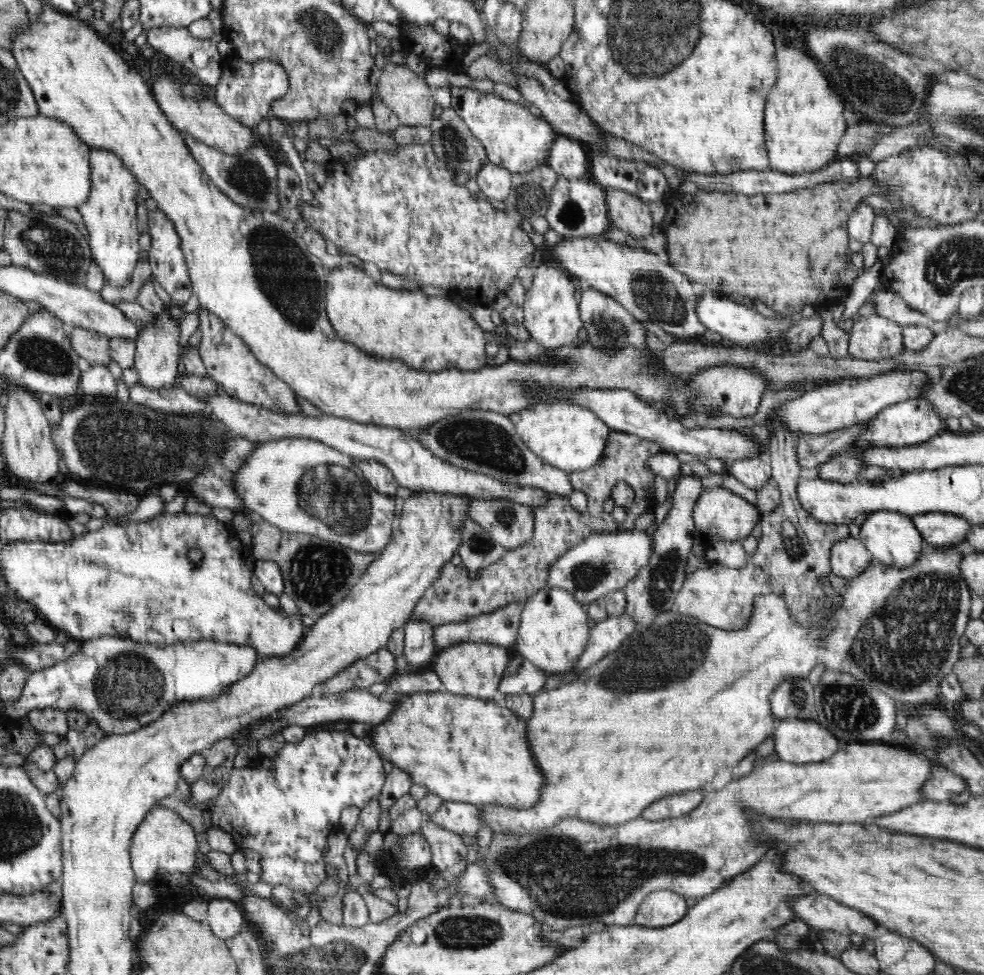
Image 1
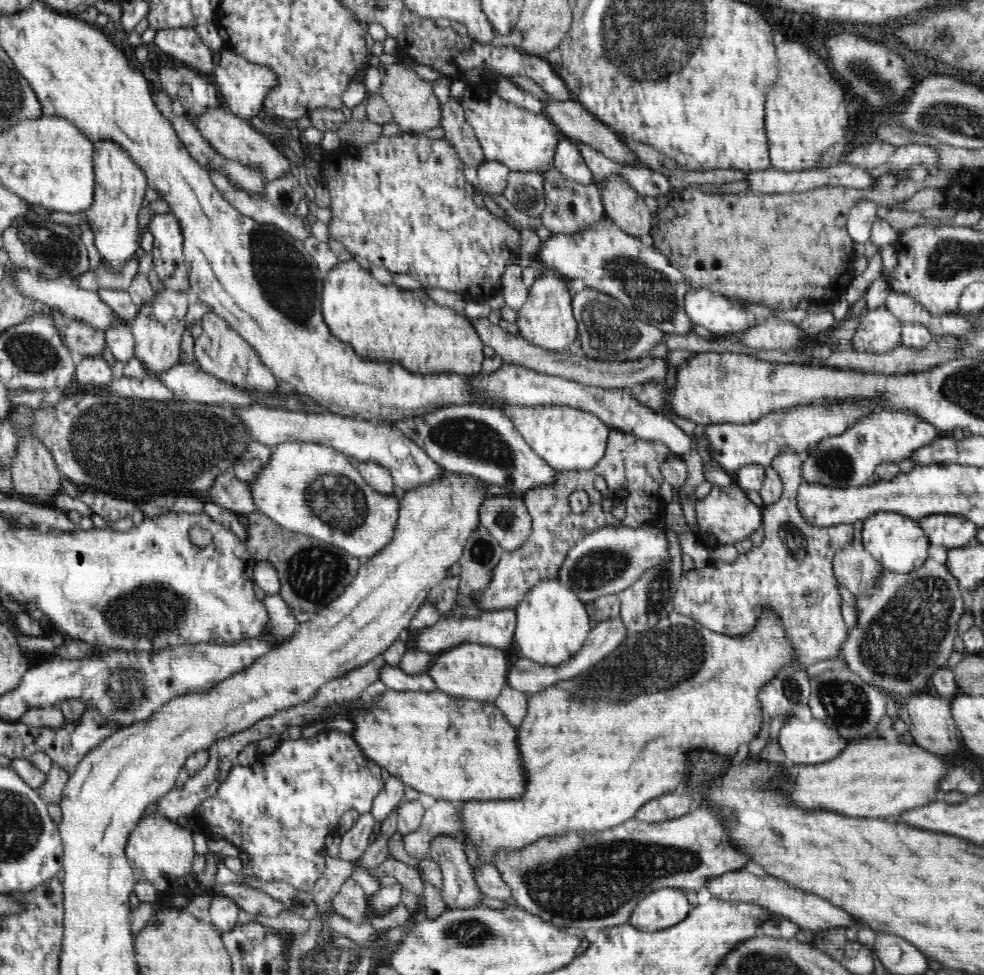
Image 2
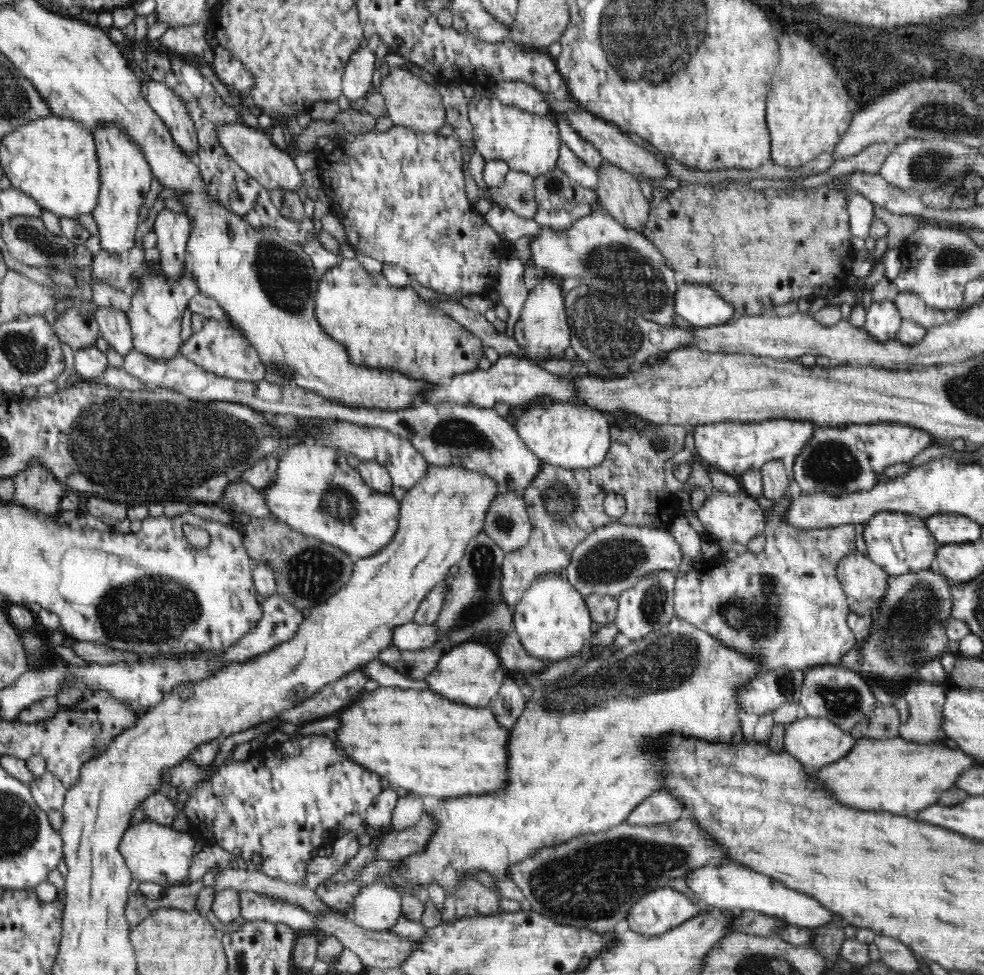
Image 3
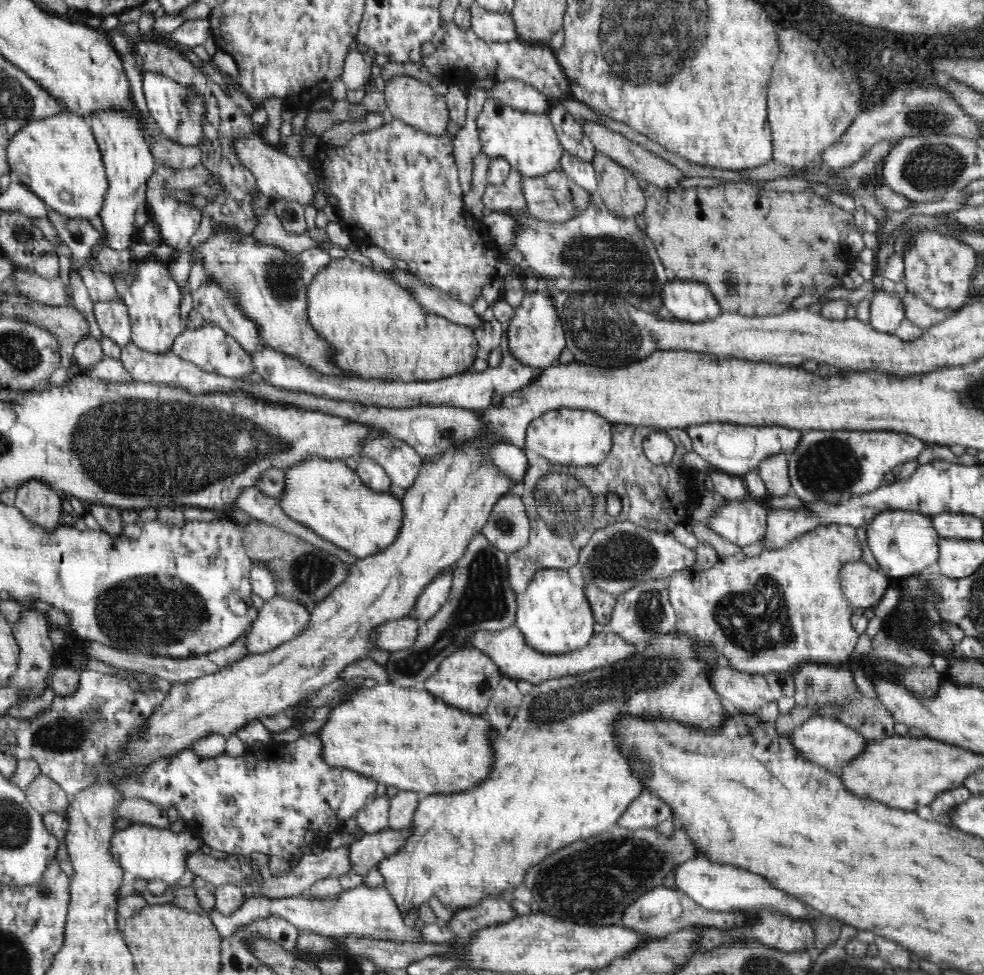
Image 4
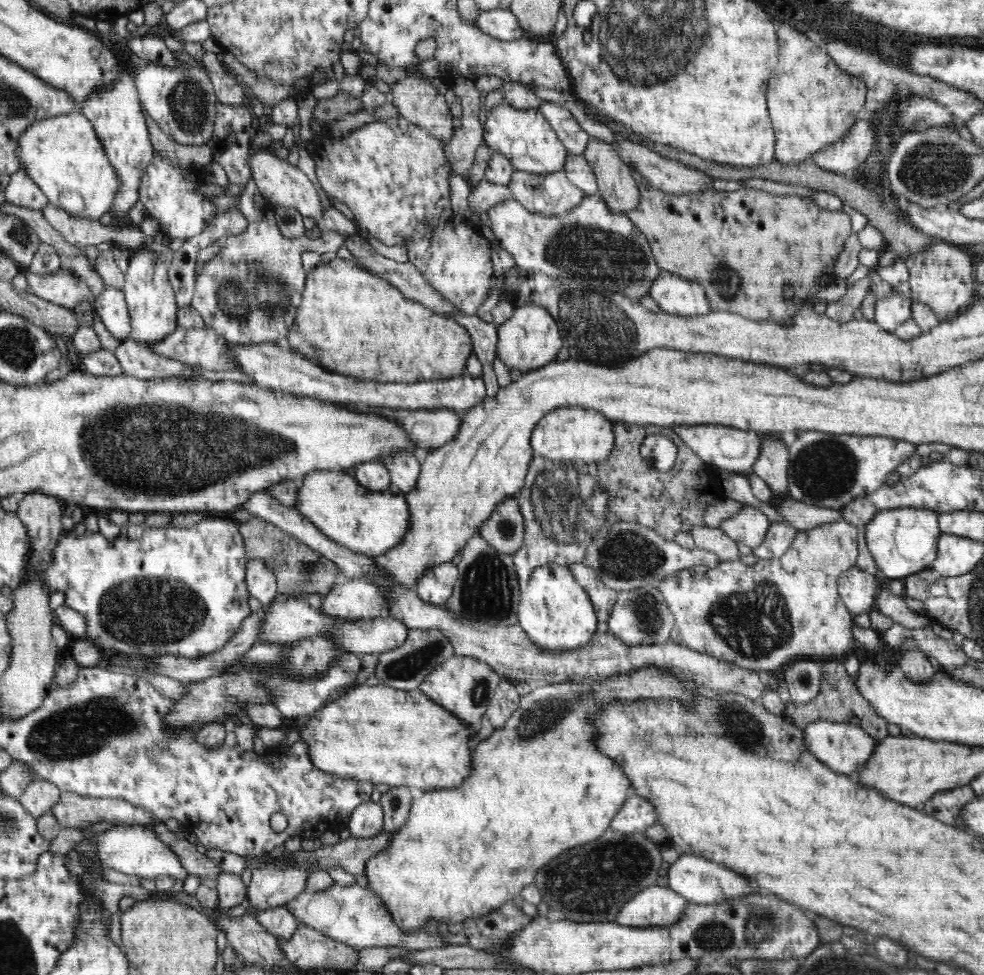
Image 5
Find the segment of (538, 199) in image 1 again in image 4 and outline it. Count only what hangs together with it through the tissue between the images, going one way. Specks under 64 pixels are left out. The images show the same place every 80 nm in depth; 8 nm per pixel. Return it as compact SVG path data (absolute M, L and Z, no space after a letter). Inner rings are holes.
M512 170L504 184L488 183L482 196L485 208L492 212L516 209L528 213L526 199L521 191L521 176L520 172Z

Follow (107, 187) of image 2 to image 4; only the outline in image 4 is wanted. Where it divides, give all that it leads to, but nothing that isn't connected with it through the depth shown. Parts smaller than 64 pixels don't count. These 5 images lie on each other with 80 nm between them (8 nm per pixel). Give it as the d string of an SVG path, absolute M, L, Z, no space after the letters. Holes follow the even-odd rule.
M97 110L88 119L102 153L108 179L108 192L98 212L107 237L103 242L114 250L124 250L137 241L140 229L134 221L134 213L138 205L145 202L147 182L154 172L155 158L140 121L128 111Z

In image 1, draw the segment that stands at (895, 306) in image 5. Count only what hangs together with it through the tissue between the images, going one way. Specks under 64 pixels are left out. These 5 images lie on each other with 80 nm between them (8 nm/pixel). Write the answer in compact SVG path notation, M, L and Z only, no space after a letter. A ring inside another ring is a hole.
M878 313L856 318L849 332L848 351L862 359L889 359L902 352L903 328Z

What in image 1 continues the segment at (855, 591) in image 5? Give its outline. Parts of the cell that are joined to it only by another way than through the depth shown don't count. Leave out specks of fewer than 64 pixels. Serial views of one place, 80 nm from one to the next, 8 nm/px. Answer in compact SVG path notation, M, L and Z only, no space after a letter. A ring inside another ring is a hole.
M848 536L844 540L834 542L830 548L831 571L842 579L858 577L873 560L872 553L860 538Z

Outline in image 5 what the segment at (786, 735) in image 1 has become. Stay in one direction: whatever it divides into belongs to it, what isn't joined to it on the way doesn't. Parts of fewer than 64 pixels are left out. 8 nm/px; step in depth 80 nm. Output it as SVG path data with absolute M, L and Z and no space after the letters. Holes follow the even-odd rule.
M816 720L816 722L806 724L802 731L804 731L804 738L802 739L806 743L806 749L810 750L814 757L834 772L850 776L853 776L857 769L870 760L870 756L874 754L874 746L878 743L878 740L870 737L860 725Z

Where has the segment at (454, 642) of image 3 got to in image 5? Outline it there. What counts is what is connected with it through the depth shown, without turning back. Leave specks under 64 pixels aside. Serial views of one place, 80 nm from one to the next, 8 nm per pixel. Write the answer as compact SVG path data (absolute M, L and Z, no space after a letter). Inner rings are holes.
M480 534L474 535L462 548L461 560L457 565L459 576L456 584L454 584L454 588L450 598L445 602L444 607L448 609L448 611L452 611L460 621L476 621L482 624L490 624L494 626L510 626L510 625L518 625L518 613L519 613L519 600L522 587L518 584L518 576L516 573L516 568L514 567L513 555L506 554L502 552L498 552L493 546L490 546L486 540L484 540ZM412 628L408 631L404 644L378 655L378 664L374 674L378 679L378 684L382 686L392 686L398 690L414 690L418 689L420 684L424 682L426 675L429 675L434 668L454 655L451 642L441 630Z

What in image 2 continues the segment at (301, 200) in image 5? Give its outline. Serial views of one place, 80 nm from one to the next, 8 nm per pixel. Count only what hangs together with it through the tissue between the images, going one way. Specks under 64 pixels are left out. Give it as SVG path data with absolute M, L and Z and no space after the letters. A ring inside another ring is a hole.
M210 108L206 112L202 112L200 116L189 114L187 110L181 109L182 115L186 119L192 121L192 125L198 129L200 135L208 142L218 153L222 156L233 160L234 162L241 162L246 166L255 166L257 170L261 170L261 176L265 178L265 182L272 182L278 176L295 171L290 160L276 149L276 146L264 135L256 131L256 129L246 120L234 115L234 113L224 108Z

